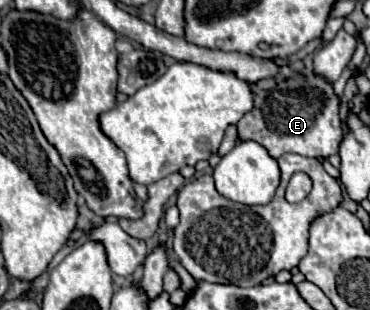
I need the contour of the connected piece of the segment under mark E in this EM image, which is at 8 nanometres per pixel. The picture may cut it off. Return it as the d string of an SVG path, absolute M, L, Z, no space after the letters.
M296 72L294 78L278 80L274 90L258 90L254 94L254 108L238 122L238 136L240 140L256 140L274 158L286 152L328 158L338 152L342 140L342 120L338 112L340 96L326 78L314 72Z

